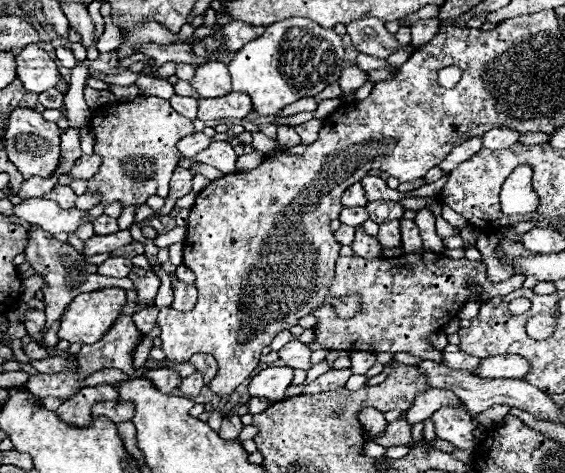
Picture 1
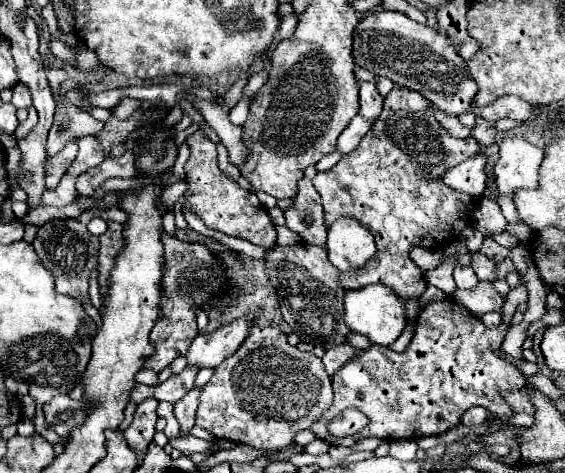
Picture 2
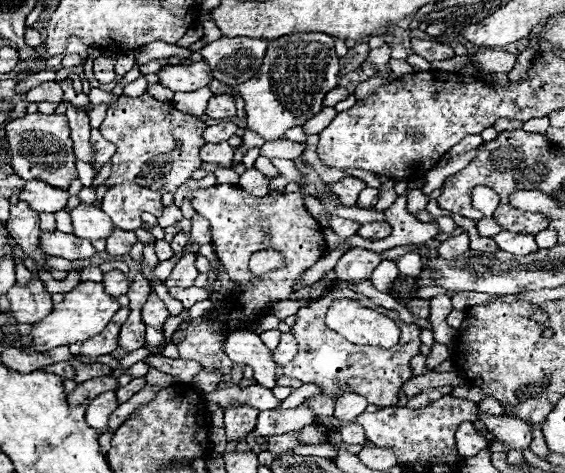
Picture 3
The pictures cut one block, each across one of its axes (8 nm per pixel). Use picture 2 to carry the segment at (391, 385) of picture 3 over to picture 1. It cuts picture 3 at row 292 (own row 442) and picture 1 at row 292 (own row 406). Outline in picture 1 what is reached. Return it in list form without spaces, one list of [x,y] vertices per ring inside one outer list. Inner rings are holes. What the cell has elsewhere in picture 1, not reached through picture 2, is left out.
[[[418,252],[404,254],[398,258],[338,258],[336,260],[336,276],[330,286],[330,294],[342,298],[350,292],[362,296],[362,310],[358,316],[350,320],[342,320],[334,316],[334,310],[326,306],[318,306],[314,310],[316,326],[314,326],[314,342],[308,344],[312,350],[366,350],[366,352],[408,352],[420,356],[424,360],[432,358],[434,362],[442,362],[442,352],[430,348],[428,336],[440,332],[444,324],[448,324],[458,310],[472,296],[468,288],[468,280],[476,280],[484,292],[480,298],[506,296],[512,290],[522,288],[524,276],[512,276],[506,282],[492,284],[486,280],[486,270],[482,262],[472,262],[466,258],[452,260],[434,252]]]

